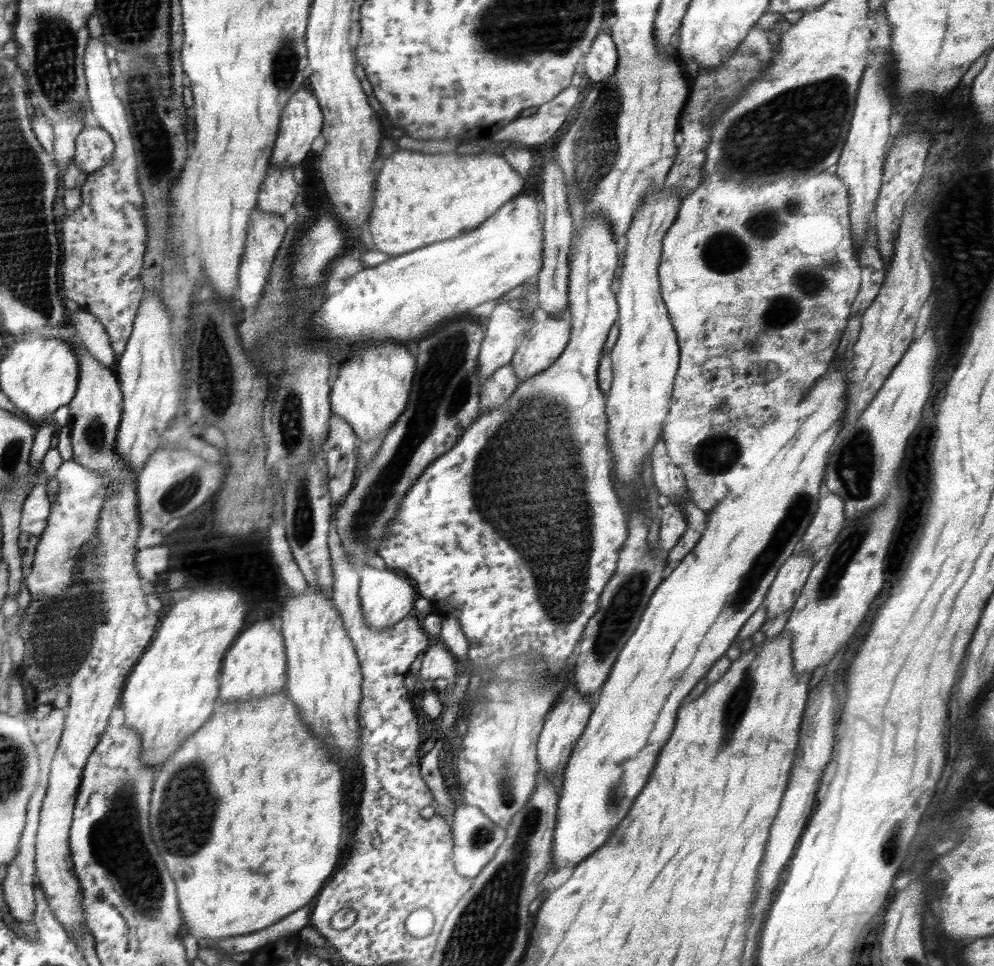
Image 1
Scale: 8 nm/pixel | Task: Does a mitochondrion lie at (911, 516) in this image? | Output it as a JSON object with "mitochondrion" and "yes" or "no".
{"mitochondrion":"no"}

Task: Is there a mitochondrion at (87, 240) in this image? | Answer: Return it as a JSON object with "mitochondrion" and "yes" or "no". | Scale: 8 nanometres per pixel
{"mitochondrion":"no"}

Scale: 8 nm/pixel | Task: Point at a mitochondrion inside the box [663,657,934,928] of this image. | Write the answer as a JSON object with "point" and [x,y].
{"point":[737,704]}

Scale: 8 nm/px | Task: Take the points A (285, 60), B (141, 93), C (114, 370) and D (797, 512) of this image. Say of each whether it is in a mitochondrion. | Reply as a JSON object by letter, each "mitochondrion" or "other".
{"A":"mitochondrion","B":"mitochondrion","C":"other","D":"mitochondrion"}

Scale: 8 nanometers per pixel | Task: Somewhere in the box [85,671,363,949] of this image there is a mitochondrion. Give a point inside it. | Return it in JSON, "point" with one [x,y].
{"point":[189,806]}

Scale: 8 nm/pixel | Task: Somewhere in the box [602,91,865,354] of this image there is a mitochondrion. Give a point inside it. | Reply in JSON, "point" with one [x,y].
{"point":[717,254]}

